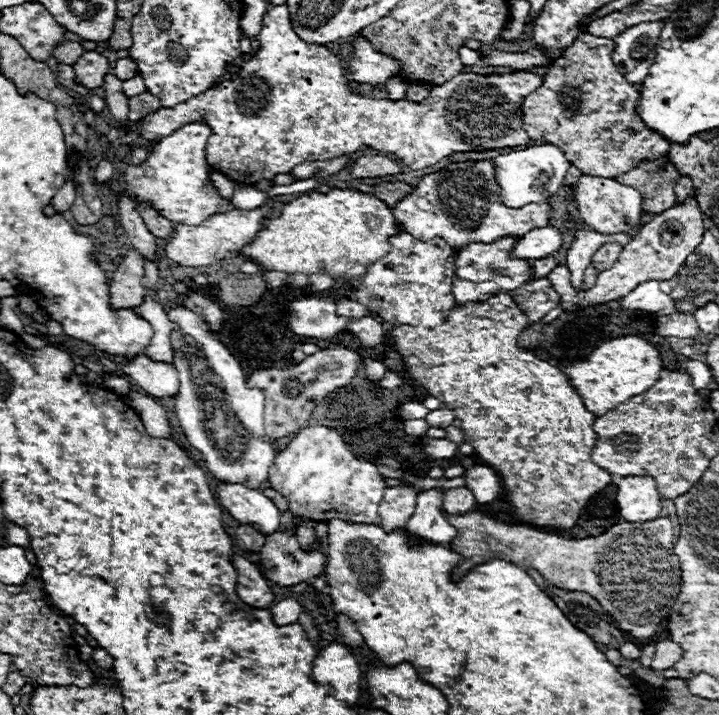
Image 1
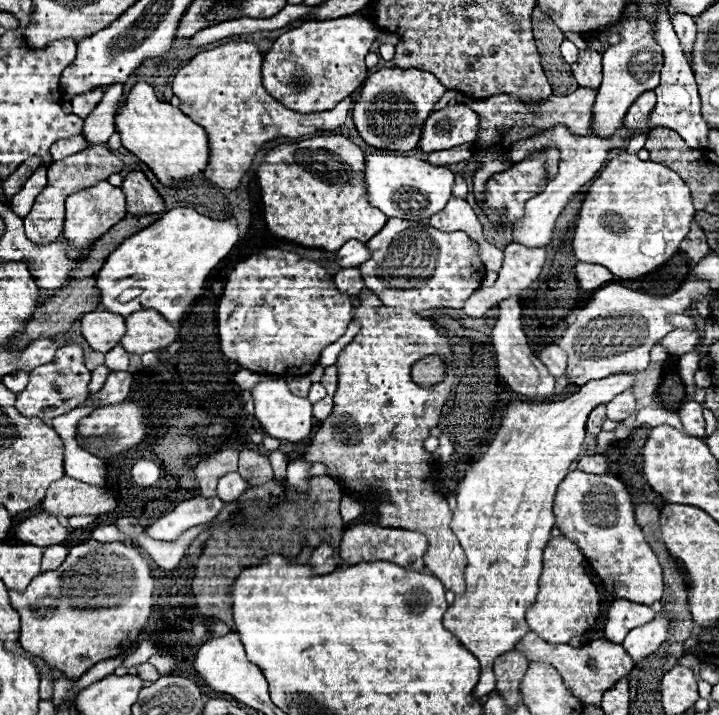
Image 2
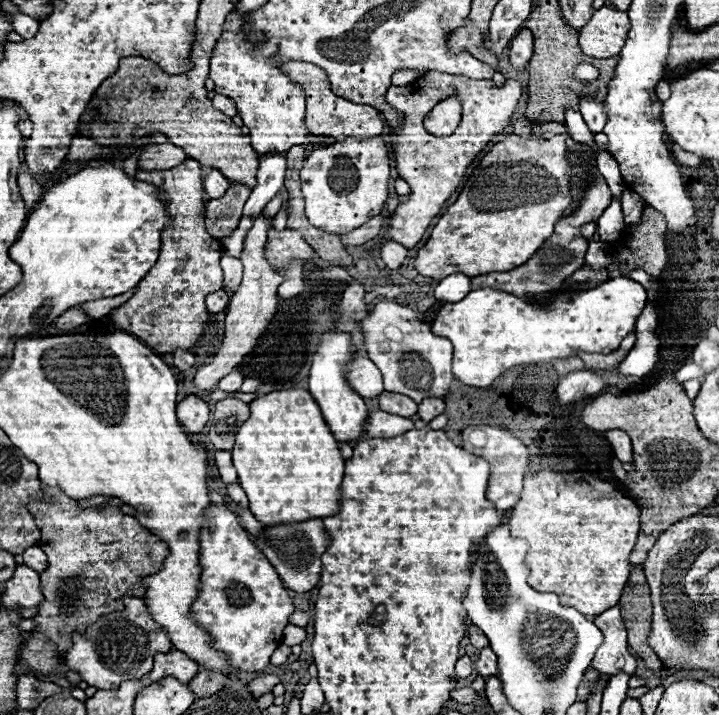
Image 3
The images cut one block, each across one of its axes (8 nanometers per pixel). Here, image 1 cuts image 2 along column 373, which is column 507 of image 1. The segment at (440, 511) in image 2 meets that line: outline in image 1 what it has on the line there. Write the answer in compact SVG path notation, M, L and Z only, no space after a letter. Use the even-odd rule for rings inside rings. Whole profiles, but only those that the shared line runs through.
M498 294L498 298L490 298L490 302L478 302L478 304L468 302L466 306L458 306L456 304L452 310L446 312L446 322L438 324L436 328L396 326L396 328L390 330L390 334L394 336L394 344L396 344L398 352L402 354L404 366L410 372L410 376L414 380L418 380L434 398L438 398L440 402L444 402L448 408L454 410L456 418L462 420L460 428L464 432L464 440L474 446L474 452L482 458L482 462L486 466L490 466L492 470L496 470L496 474L502 480L502 488L506 490L507 501L510 501L512 513L516 520L534 527L572 528L576 524L582 508L586 506L586 502L594 494L598 494L600 490L604 490L612 482L612 476L610 476L610 472L606 472L604 468L600 468L600 466L596 466L592 462L592 450L596 446L596 432L594 432L592 424L594 424L596 416L590 414L584 408L580 394L574 390L574 386L570 384L570 378L564 372L560 372L556 366L552 366L552 364L536 358L532 352L518 348L518 336L520 336L520 332L524 328L526 328L526 314L510 298L510 294Z

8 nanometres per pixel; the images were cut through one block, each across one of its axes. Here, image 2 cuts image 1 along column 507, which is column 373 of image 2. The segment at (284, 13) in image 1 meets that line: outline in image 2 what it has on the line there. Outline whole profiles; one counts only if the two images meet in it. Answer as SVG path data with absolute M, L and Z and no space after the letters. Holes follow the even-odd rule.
M382 68L366 78L362 96L354 104L354 124L366 144L382 150L410 152L418 148L418 140L428 114L442 98L446 88L430 72L418 68Z

